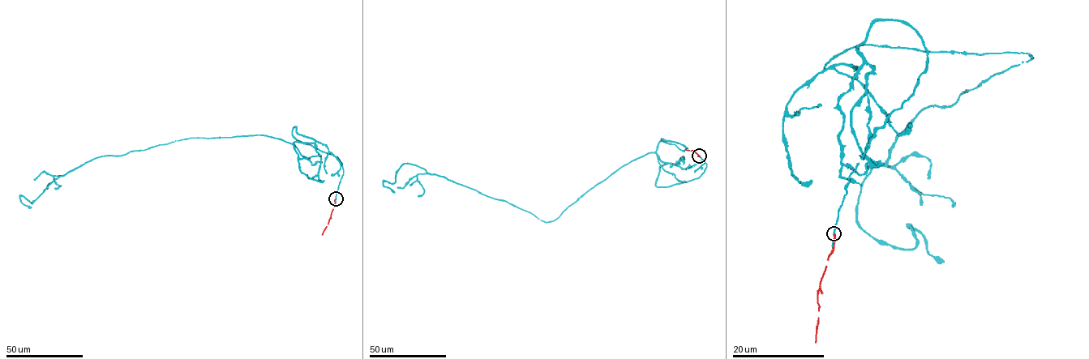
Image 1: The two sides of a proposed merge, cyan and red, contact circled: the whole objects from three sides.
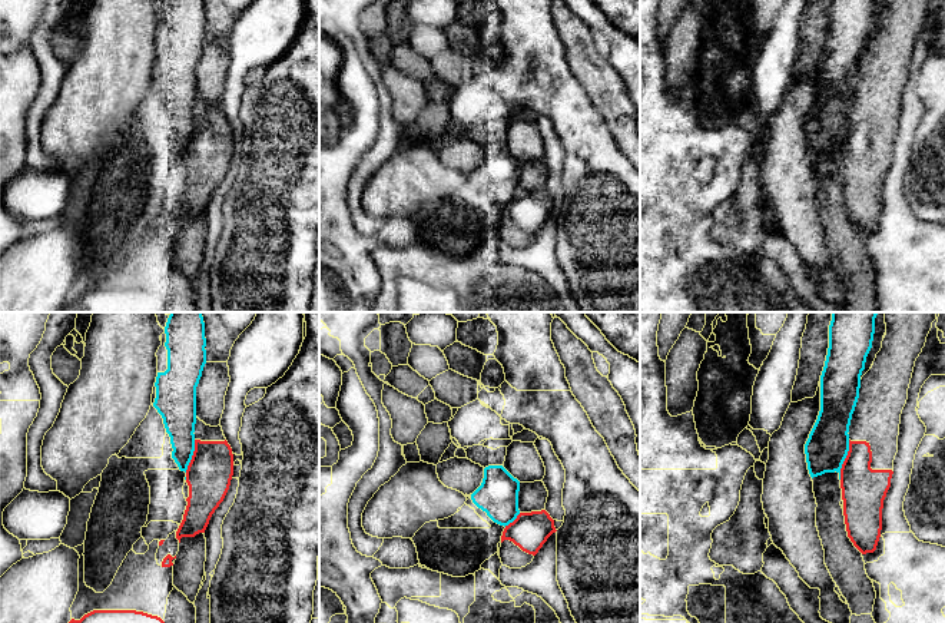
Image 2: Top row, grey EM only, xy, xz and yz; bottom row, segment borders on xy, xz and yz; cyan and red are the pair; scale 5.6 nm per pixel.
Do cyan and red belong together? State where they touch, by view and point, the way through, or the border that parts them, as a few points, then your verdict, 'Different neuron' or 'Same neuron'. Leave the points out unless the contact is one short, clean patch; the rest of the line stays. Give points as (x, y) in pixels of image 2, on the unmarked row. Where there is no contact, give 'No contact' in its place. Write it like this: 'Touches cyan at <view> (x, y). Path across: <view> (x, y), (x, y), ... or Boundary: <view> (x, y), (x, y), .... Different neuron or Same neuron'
Touches cyan at yz (844, 139). Different neuron

